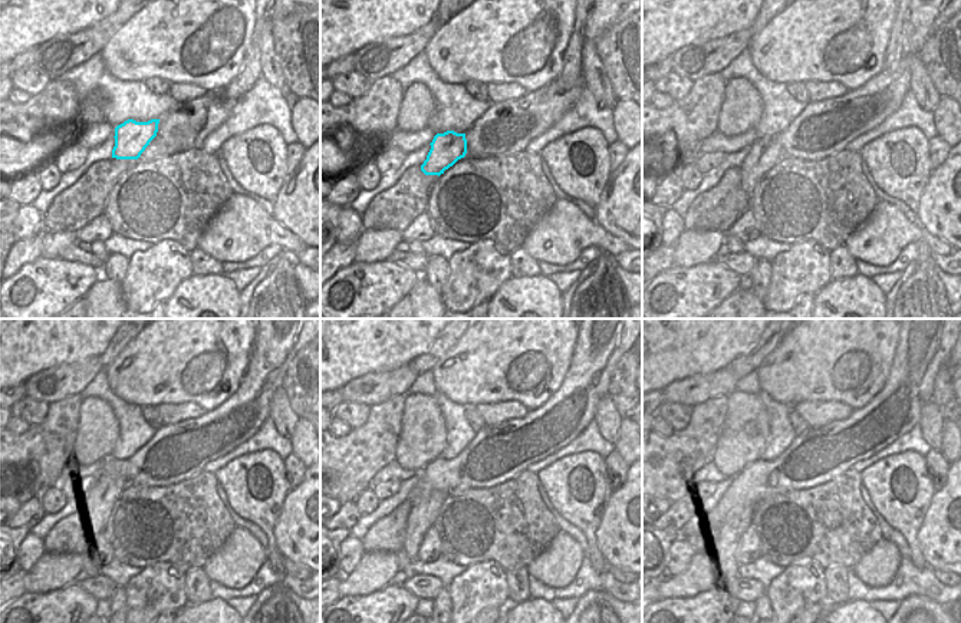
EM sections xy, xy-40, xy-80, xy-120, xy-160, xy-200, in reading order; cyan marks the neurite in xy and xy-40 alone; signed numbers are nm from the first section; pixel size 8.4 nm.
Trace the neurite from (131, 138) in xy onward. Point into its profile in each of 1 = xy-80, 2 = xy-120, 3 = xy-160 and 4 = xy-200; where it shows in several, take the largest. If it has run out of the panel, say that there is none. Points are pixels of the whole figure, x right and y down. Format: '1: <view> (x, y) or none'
1: xy-80 (764, 152)
2: xy-120 (108, 490)
3: xy-160 (425, 506)
4: xy-200 (740, 518)

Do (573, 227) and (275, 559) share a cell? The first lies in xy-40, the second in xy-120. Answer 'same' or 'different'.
different

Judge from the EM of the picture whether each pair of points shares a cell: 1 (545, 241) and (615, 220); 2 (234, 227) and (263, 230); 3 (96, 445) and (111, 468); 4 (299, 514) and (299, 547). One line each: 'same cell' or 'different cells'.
1: different cells
2: same cell
3: different cells
4: same cell

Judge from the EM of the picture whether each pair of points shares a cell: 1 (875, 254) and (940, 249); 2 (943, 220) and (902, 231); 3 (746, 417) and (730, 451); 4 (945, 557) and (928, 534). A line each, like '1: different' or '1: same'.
1: same
2: different
3: same
4: same

